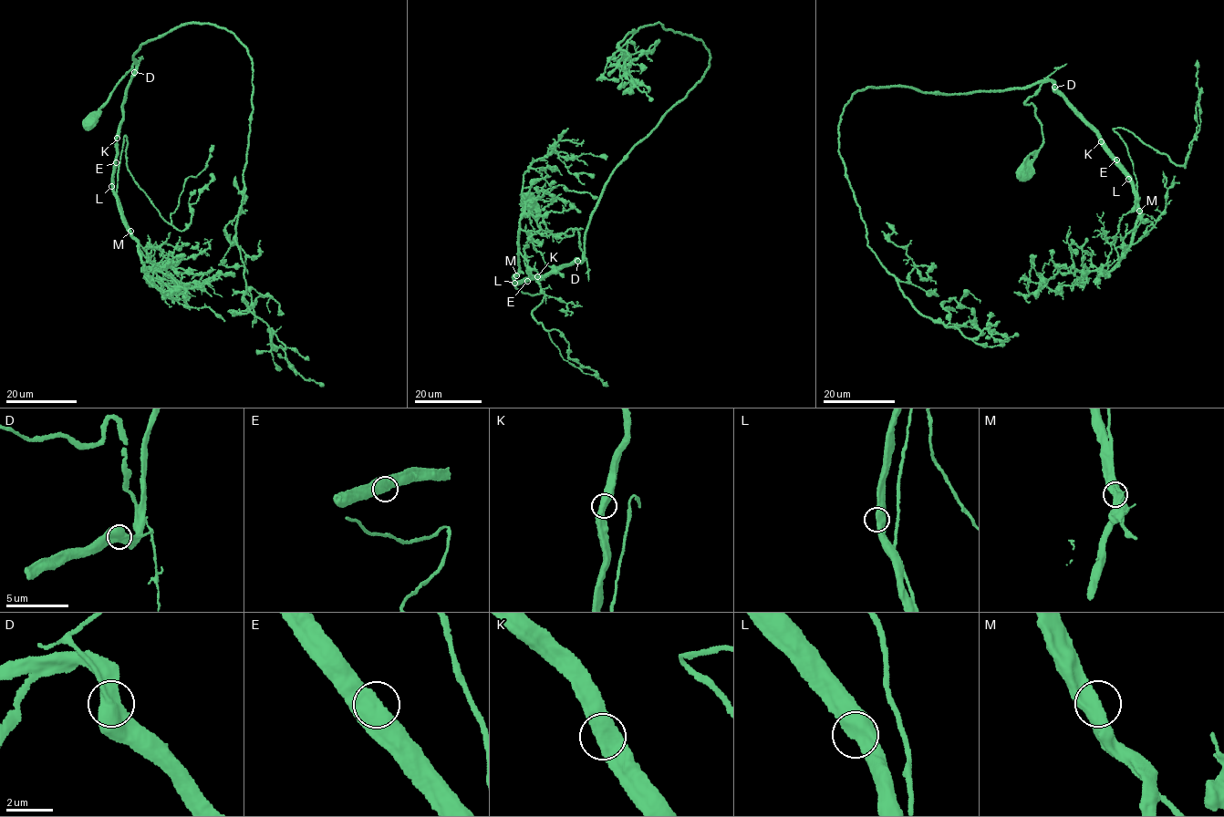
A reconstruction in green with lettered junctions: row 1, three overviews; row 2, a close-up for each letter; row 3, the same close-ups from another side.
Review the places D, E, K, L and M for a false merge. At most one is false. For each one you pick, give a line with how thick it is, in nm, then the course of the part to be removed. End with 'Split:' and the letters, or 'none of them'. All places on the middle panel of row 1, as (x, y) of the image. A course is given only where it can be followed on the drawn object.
M: Thickness 600 nm. Course of the part to remove: (515, 274), (516, 289), (522, 294), (543, 291), (543, 301), (531, 315), (565, 360), (608, 386)
Split: M

